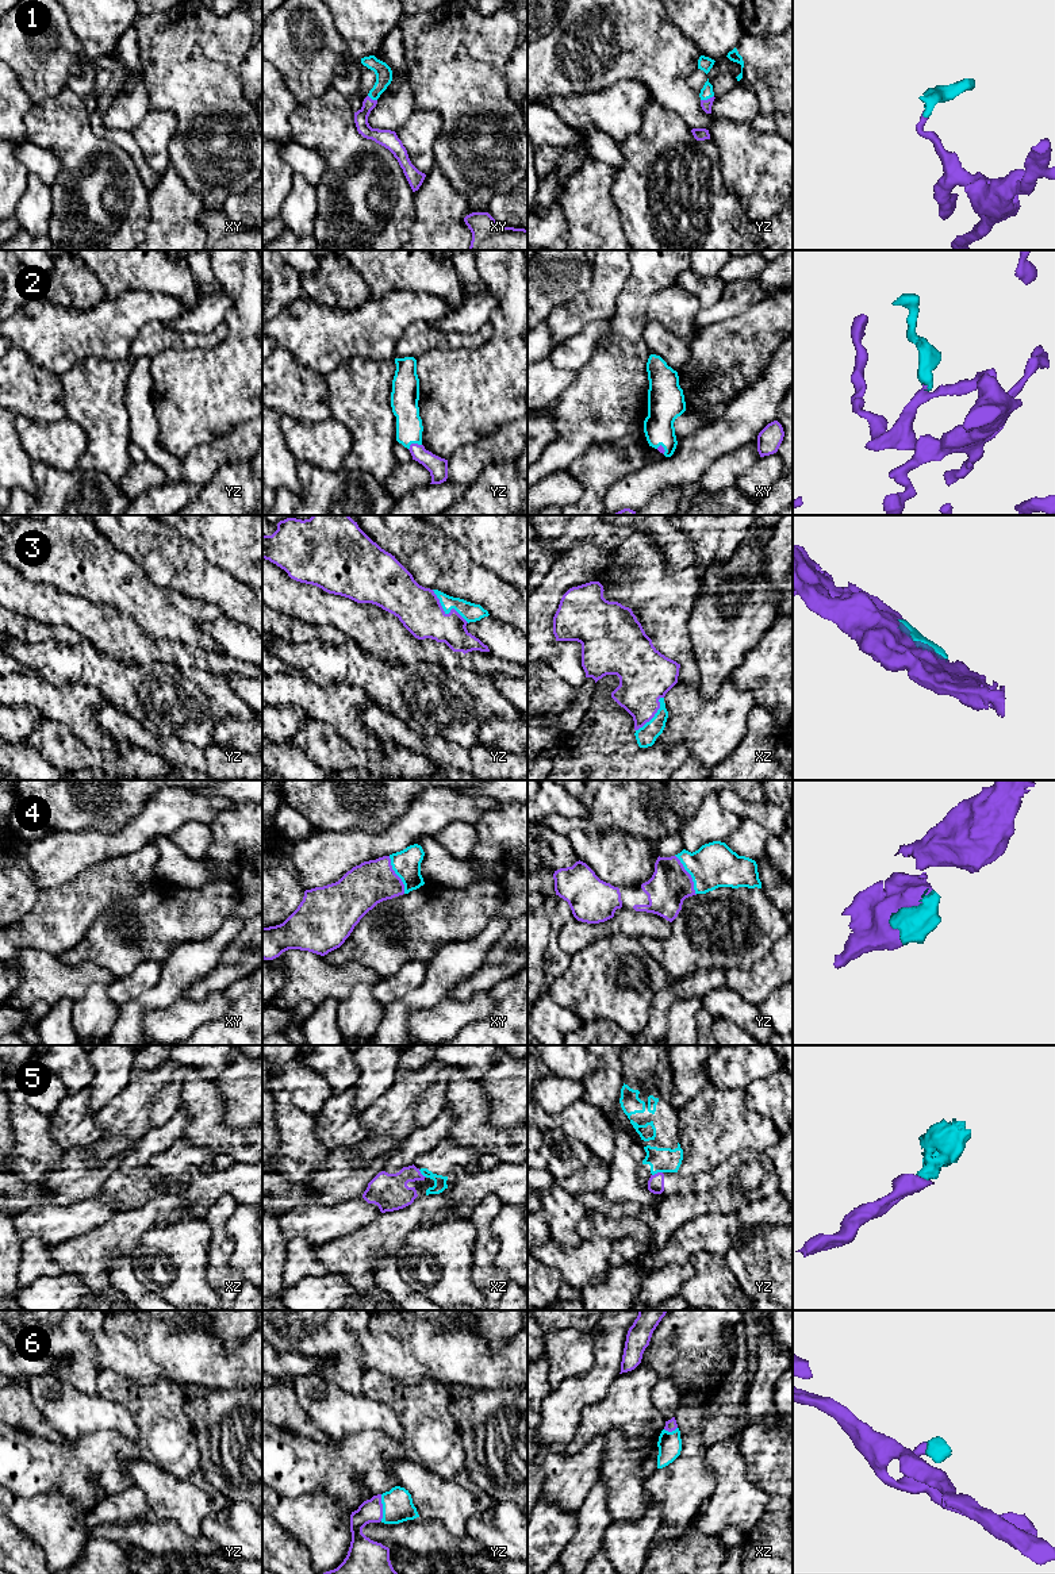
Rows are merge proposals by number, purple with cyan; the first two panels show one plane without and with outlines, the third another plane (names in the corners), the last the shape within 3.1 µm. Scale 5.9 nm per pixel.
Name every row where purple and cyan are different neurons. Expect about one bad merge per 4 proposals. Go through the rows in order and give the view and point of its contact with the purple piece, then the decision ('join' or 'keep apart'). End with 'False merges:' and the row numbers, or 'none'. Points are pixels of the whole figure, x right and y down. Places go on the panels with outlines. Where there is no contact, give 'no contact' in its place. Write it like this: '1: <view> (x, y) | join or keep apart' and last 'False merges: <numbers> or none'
1: yz (708, 99) | join
2: yz (413, 444) | join
3: yz (447, 614) | join
4: yz (690, 875) | join
5: yz (658, 1173) | keep apart
6: yz (382, 1508) | join
False merges: 5

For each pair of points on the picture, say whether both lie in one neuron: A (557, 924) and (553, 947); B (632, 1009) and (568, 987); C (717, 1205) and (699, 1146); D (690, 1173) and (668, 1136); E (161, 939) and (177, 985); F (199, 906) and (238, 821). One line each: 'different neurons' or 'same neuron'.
A: same neuron
B: same neuron
C: different neurons
D: different neurons
E: different neurons
F: different neurons

